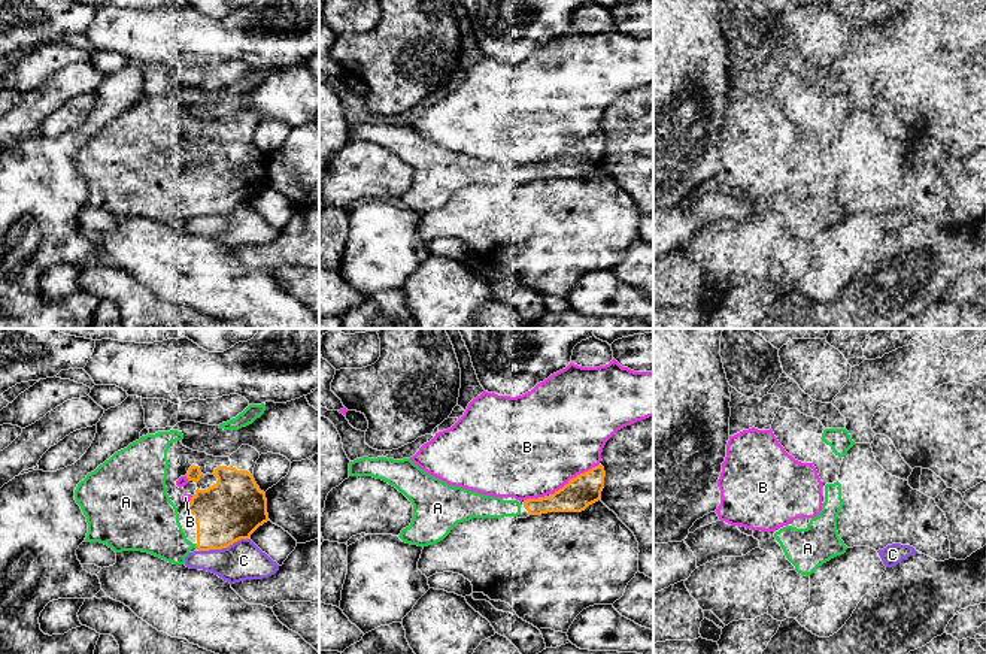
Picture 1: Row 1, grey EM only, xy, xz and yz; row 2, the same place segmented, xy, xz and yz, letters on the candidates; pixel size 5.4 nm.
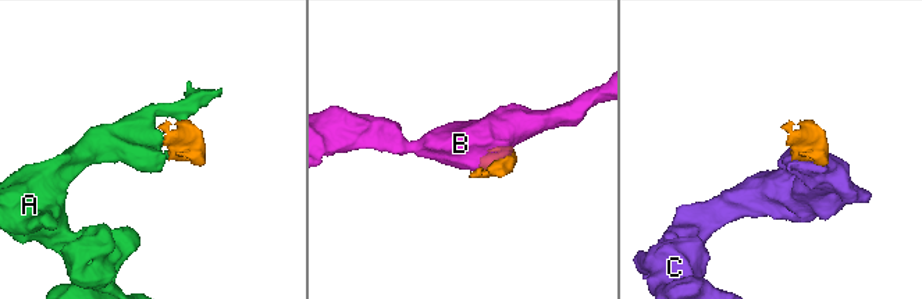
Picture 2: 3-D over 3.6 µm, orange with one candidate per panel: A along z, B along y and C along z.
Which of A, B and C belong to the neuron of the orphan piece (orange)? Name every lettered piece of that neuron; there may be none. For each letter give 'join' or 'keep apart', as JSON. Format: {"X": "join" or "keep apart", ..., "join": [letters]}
{"A": "join", "B": "keep apart", "C": "keep apart", "join": ["A"]}

